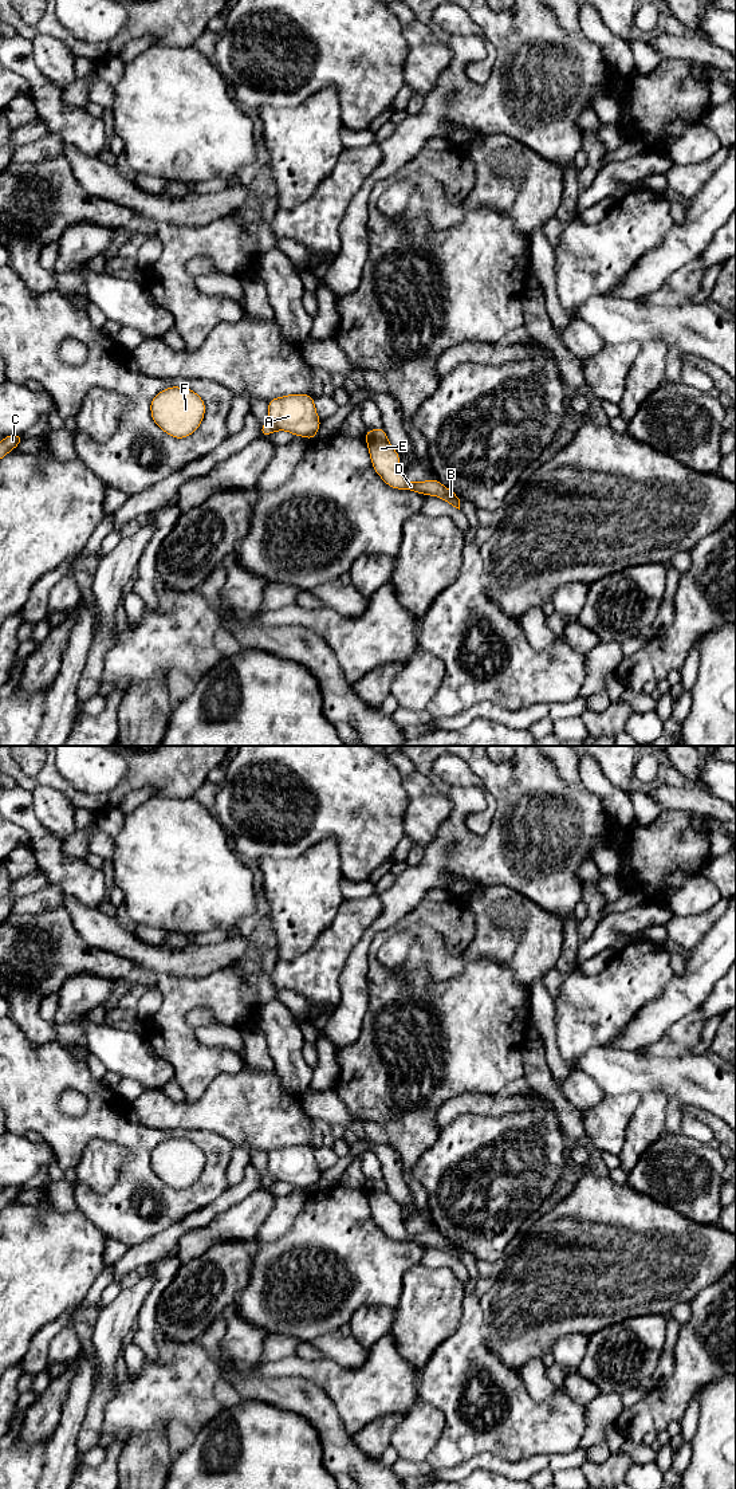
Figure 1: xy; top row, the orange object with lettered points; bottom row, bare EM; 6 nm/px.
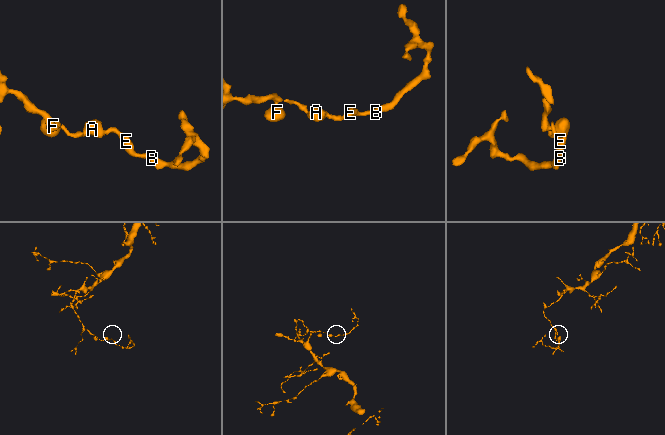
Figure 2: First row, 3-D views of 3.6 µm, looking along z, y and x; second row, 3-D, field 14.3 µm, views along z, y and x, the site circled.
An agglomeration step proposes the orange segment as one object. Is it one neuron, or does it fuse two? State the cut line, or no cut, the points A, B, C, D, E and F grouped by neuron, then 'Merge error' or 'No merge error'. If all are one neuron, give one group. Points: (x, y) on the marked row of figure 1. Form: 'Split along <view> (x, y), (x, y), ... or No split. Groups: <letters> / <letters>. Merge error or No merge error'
No split. Groups: A B C D E F. No merge error

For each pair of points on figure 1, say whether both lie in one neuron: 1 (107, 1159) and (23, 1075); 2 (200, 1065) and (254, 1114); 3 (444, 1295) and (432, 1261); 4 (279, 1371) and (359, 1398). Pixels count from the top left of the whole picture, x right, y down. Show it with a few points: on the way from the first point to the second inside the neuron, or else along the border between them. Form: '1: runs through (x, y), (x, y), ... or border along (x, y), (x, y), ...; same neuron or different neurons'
1: border along (121, 1144), (93, 1139), (83, 1150), (74, 1169); different neurons
2: border along (244, 1067), (236, 1073), (220, 1073), (192, 1100); different neurons
3: border along (421, 1262), (428, 1266), (447, 1266), (461, 1281); different neurons
4: runs through (299, 1370), (325, 1372), (339, 1383); same neuron

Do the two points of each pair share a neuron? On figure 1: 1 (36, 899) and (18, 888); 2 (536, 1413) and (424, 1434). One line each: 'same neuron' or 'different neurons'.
1: different neurons
2: different neurons

